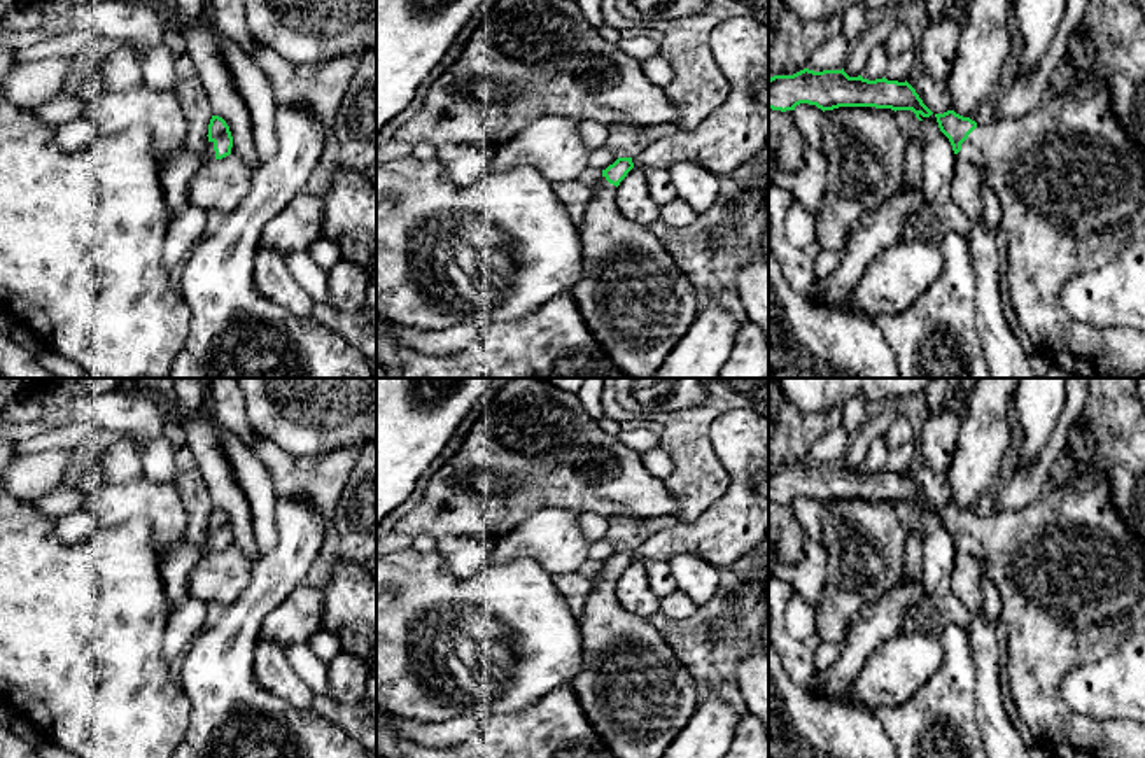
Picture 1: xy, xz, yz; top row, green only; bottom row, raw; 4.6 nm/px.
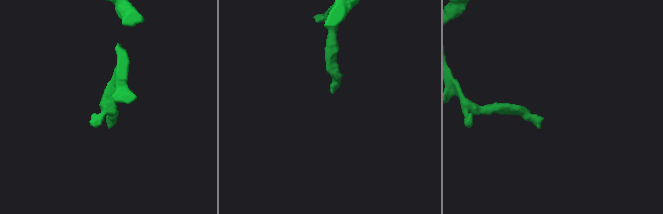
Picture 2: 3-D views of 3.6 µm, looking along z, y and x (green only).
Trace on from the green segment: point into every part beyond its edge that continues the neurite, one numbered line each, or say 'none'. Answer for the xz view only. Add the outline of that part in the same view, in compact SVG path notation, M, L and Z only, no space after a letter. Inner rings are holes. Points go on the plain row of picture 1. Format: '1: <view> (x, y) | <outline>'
1: xz (636, 694) | M606 569L592 579L580 618L583 662L569 683L578 702L615 758L662 758L697 709L697 688L660 632L616 599L616 578Z

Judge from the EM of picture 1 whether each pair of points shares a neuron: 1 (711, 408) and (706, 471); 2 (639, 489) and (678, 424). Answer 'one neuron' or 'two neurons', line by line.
1: one neuron
2: two neurons

